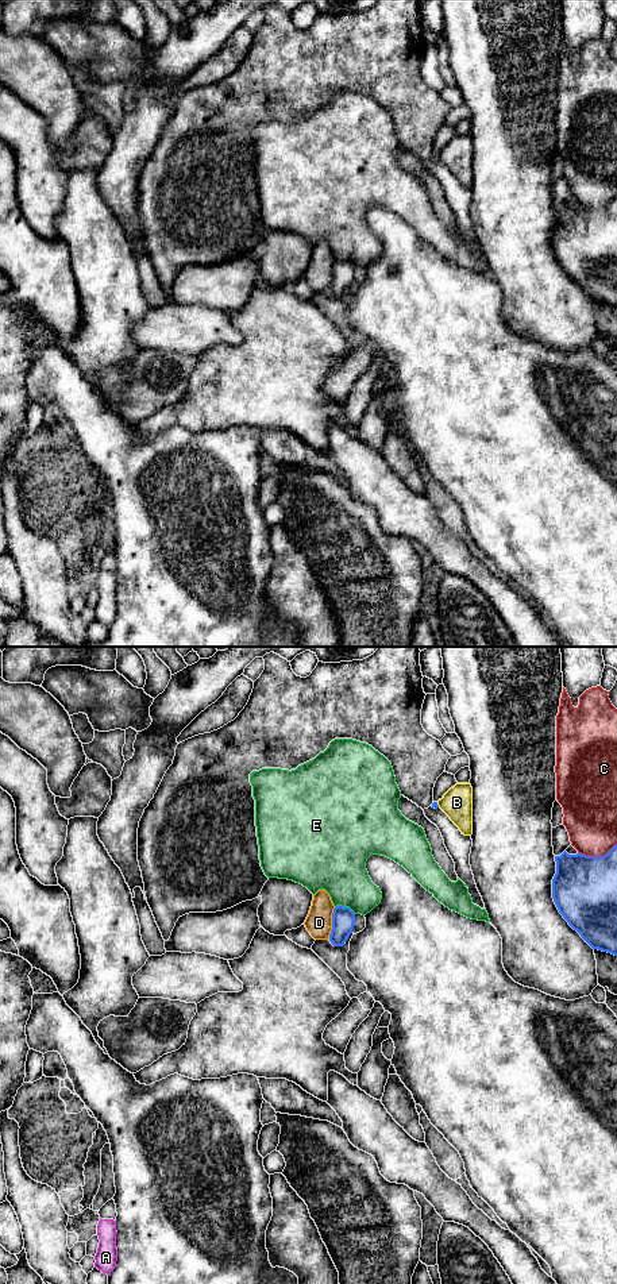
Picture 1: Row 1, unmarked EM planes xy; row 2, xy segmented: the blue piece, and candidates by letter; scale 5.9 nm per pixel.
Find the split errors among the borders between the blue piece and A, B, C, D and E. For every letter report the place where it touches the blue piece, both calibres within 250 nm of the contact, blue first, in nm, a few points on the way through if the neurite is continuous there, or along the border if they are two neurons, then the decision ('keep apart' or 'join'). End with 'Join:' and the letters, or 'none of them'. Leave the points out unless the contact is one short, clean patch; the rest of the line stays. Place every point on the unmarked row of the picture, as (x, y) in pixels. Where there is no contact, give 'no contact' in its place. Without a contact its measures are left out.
A: xy (334, 296) | 140/20 nm | across xy (343, 270), (342, 281), (334, 296), (332, 296) | join
B: xy (438, 157) | 40/180 nm | keep apart
C: xy (597, 208) | 380/320 nm | keep apart
D: xy (332, 276) | 140/160 nm | keep apart
E: xy (346, 259) | 140/320 nm | keep apart
Join: A

